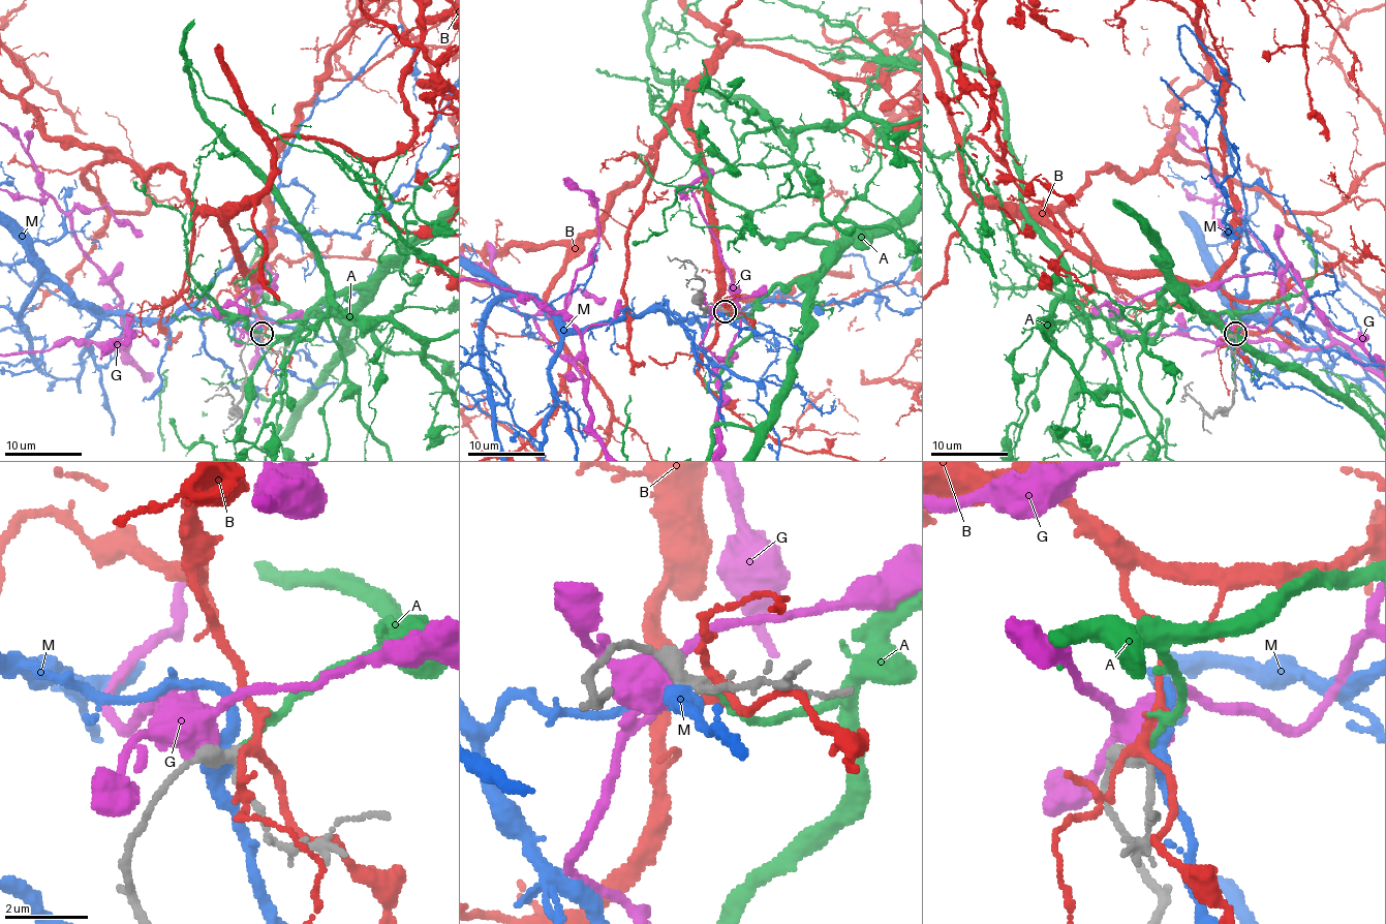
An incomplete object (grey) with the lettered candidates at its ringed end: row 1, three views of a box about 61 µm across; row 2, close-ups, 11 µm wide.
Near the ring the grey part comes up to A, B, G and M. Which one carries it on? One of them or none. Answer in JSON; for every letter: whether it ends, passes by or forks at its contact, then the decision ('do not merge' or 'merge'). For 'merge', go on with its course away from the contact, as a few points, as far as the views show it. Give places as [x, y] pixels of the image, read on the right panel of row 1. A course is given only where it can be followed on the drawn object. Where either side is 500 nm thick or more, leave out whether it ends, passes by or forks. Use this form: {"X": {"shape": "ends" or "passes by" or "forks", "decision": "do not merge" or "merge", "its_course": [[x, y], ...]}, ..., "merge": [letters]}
{"A": {"shape": "passes by", "decision": "merge"}, "B": {"shape": "forks", "decision": "do not merge"}, "G": {"decision": "do not merge"}, "M": {"shape": "passes by", "decision": "do not merge"}, "merge": ["A"]}

